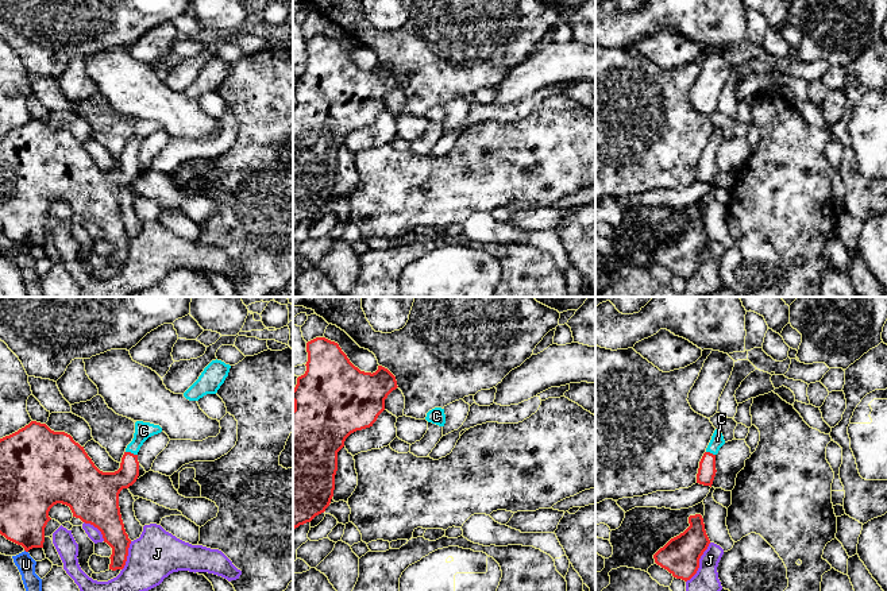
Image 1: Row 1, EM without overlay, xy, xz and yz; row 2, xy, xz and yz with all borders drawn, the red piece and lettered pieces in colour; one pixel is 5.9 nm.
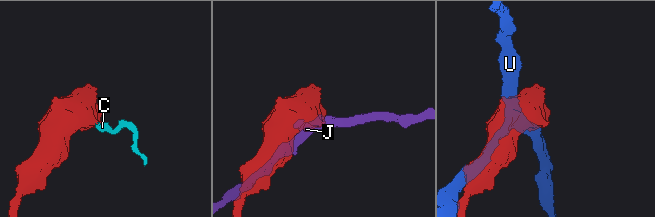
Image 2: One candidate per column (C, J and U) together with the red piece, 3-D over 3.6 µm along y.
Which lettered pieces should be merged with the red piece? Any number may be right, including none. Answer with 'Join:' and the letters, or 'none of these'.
Join: C

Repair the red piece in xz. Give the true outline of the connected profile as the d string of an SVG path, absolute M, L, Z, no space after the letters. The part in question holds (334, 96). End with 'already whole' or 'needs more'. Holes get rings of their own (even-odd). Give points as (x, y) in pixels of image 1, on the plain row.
M325 35L308 39L306 50L306 69L297 76L293 86L293 228L329 204L338 150L351 131L373 124L385 108L385 97L398 85L387 66L378 63L373 72L360 69L338 40Z; already whole

